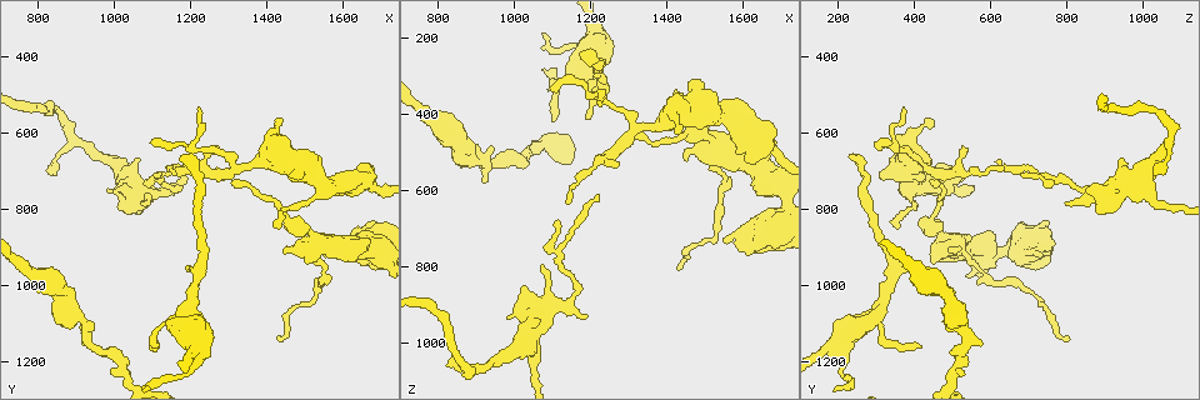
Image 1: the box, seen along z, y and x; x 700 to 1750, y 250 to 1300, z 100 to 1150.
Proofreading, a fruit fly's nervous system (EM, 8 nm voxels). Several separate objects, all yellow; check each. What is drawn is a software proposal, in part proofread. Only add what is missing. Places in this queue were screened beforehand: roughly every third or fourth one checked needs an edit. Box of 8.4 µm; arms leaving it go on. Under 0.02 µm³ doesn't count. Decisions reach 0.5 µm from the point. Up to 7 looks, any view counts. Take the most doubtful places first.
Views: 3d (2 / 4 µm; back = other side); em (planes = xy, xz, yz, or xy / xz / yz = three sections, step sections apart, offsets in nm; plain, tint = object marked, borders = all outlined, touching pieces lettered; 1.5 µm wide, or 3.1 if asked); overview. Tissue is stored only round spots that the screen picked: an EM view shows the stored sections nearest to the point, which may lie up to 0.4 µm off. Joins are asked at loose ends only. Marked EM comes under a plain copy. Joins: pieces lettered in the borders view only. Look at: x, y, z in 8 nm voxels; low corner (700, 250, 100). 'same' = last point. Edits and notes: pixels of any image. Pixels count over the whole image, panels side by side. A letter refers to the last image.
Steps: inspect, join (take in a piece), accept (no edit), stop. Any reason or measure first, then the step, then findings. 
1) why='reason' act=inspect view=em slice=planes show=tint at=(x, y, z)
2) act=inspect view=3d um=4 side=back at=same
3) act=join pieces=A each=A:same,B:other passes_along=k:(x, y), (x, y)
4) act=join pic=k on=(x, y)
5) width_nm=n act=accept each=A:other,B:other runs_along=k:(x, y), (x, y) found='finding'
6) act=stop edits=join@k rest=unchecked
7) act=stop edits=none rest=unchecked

why='free end' act=inspect view=3d um=2 at=(1545, 915, 735)

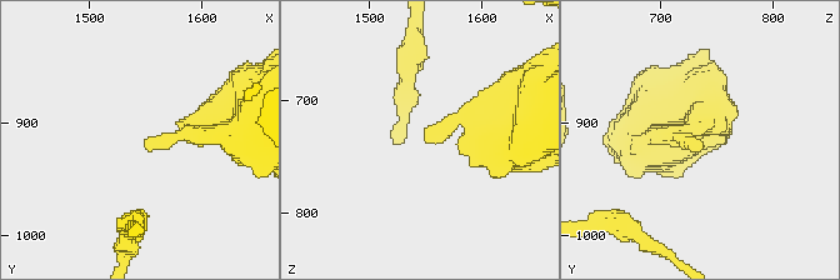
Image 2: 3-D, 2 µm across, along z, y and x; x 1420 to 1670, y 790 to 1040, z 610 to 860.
why='shape alone is not enough' act=inspect view=em slice=planes show=borders at=(1548, 920, 732)

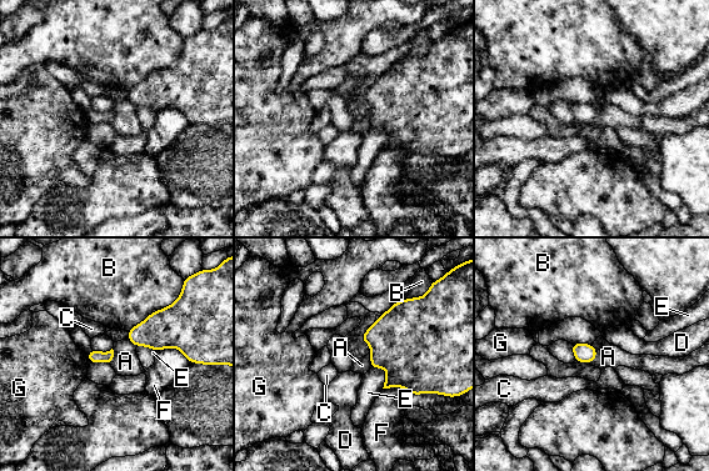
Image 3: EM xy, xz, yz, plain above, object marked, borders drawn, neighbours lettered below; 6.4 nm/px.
longest_contact=B:260nm act=accept each=A:other,B:other,C:other,D:other,E:other,F:other,G:other found='none of them fits'

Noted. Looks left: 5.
why='free end' act=inspect view=3d um=4 at=(1170, 665, 240)

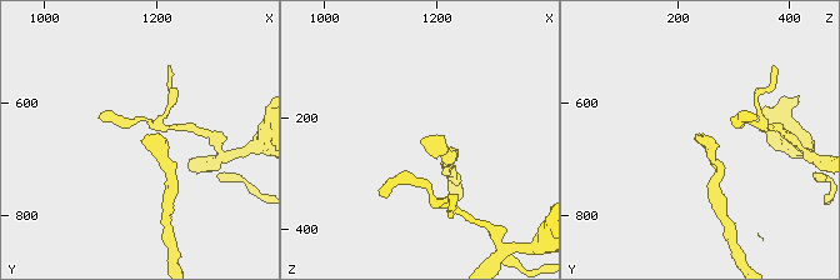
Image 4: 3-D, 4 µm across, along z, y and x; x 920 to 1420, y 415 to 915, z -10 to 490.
act=inspect view=em slice=planes show=tint at=(1175, 665, 230)

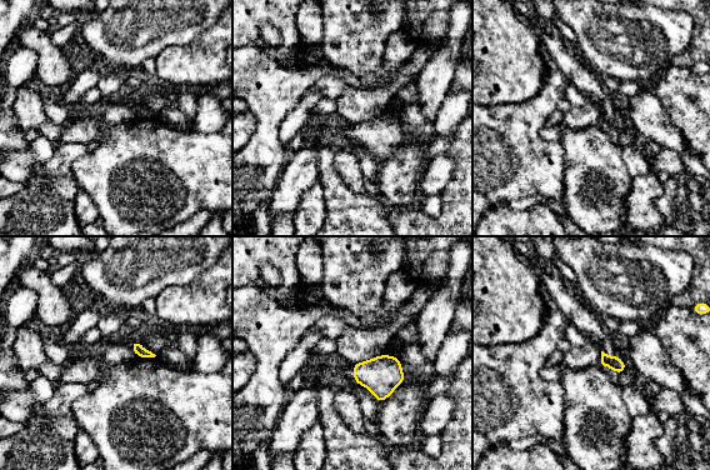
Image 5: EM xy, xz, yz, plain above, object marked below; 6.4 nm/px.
why='what lies round it' act=inspect view=em slice=planes show=borders at=same

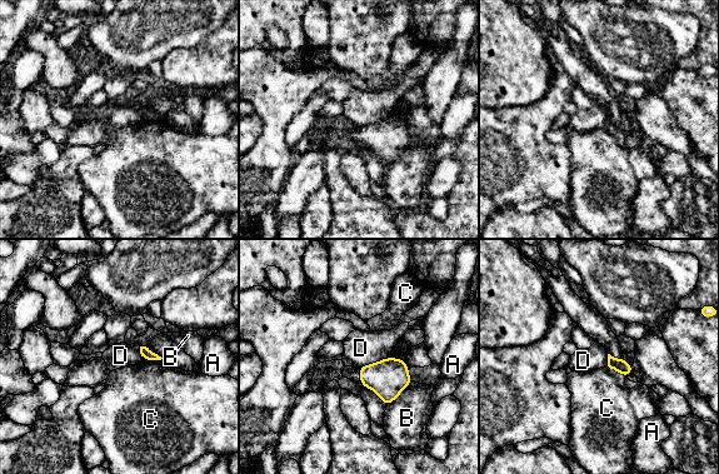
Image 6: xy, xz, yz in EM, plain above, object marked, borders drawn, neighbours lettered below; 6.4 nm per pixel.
act=accept each=A:other,B:other,C:other,D:other border=6:(390, 355), (356, 368) found='no lettered piece goes on from it'

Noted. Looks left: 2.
why='free end' act=inspect view=3d um=4 at=(1195, 720, 935)

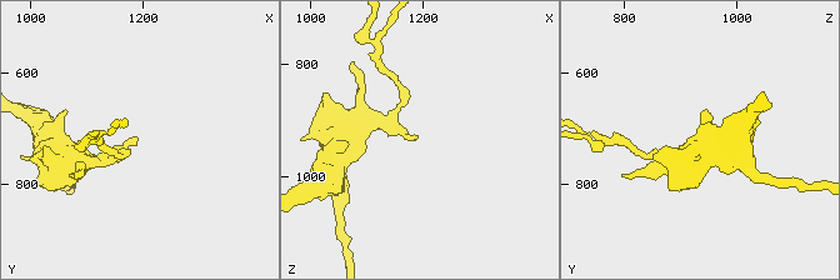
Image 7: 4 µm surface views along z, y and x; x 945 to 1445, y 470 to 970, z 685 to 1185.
why='need the tissue' act=inspect view=em slice=planes show=borders at=(1195, 725, 935)

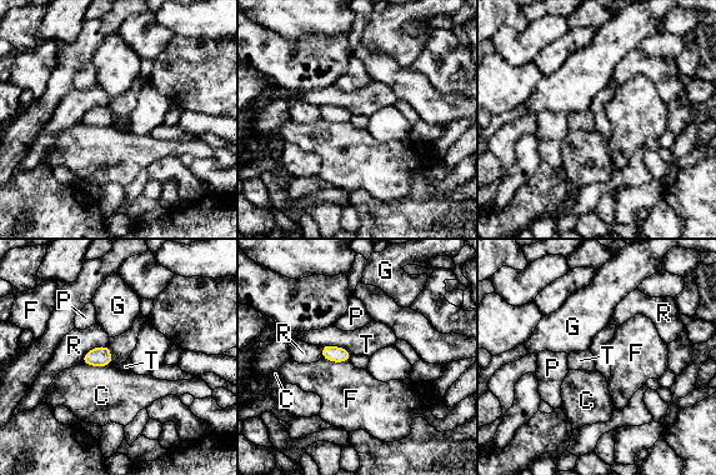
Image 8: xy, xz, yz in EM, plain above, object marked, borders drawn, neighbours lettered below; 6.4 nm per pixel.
longest_contact=T:220nm act=accept each=C:other,F:other,G:other,P:other,R:other,T:other border=8:(320, 345), (344, 346), (353, 354) found='no lettered piece goes on from it'

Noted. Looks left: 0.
act=stop edits=none rest=unchecked

